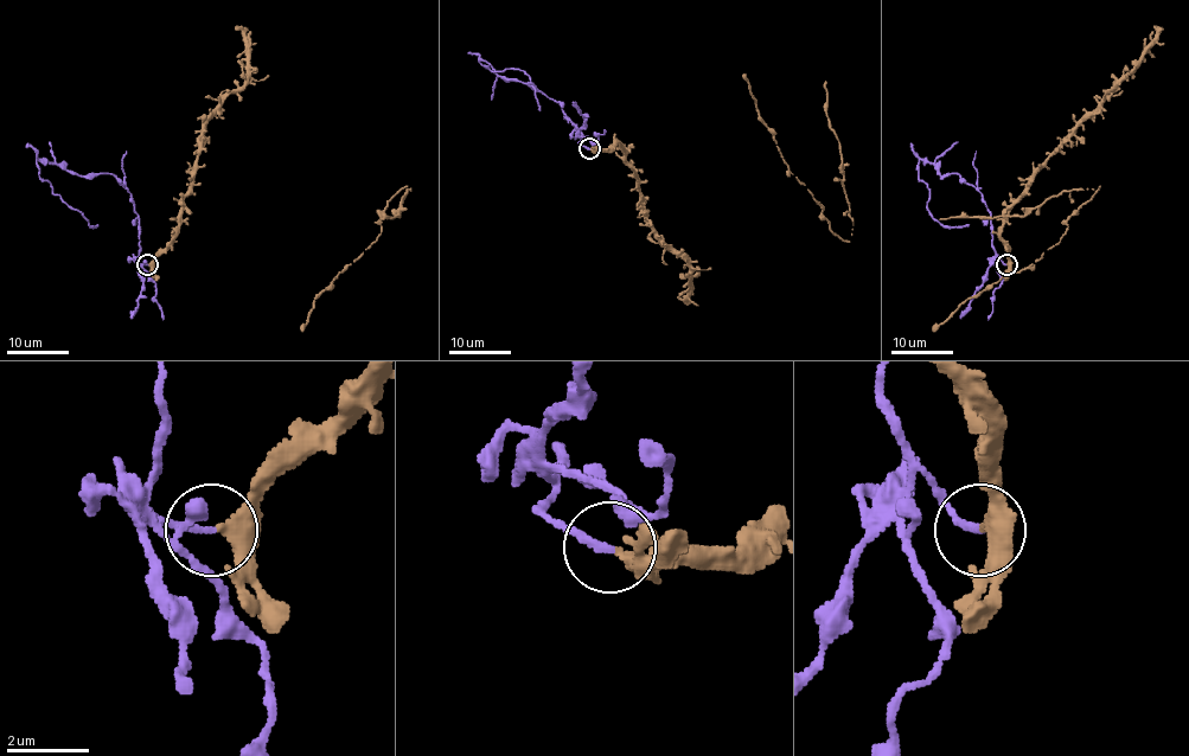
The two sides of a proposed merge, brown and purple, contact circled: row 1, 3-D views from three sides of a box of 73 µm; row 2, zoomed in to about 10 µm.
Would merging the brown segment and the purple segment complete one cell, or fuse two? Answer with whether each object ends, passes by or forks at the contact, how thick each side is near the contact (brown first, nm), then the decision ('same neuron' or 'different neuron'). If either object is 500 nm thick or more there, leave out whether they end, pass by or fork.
brown passes by; purple ends there; 320 nm thick on the brown side, 190 nm on the other; different neuron

